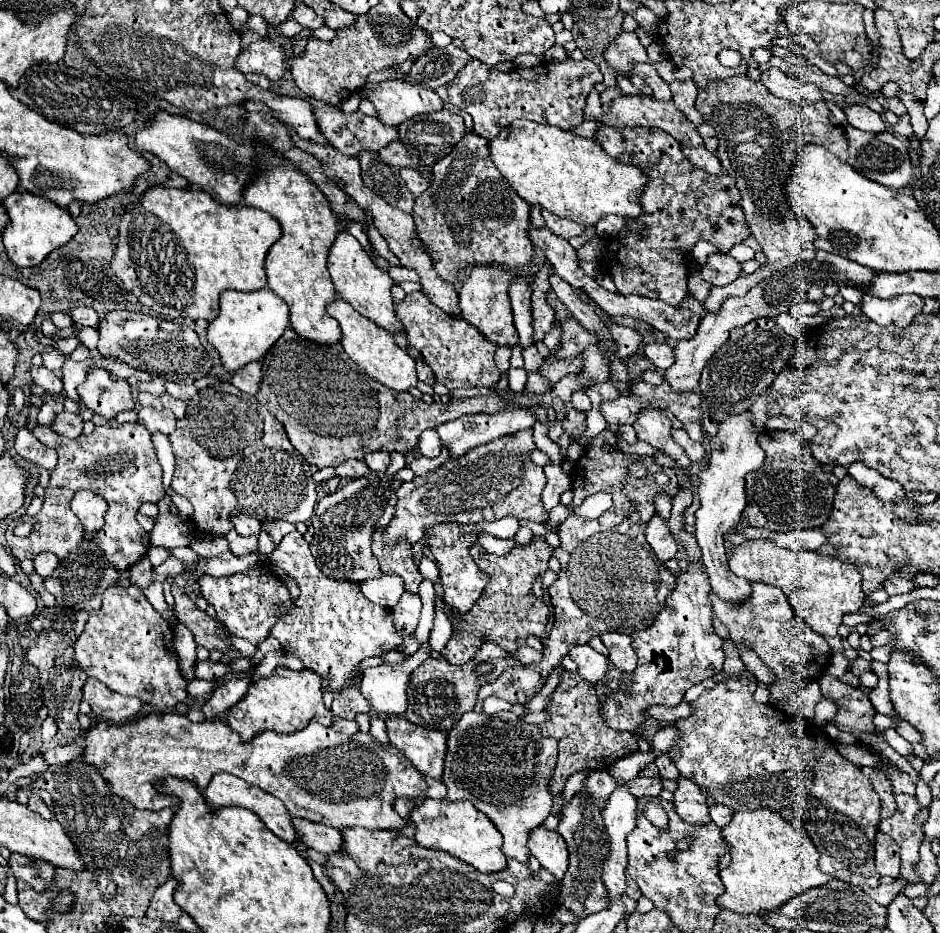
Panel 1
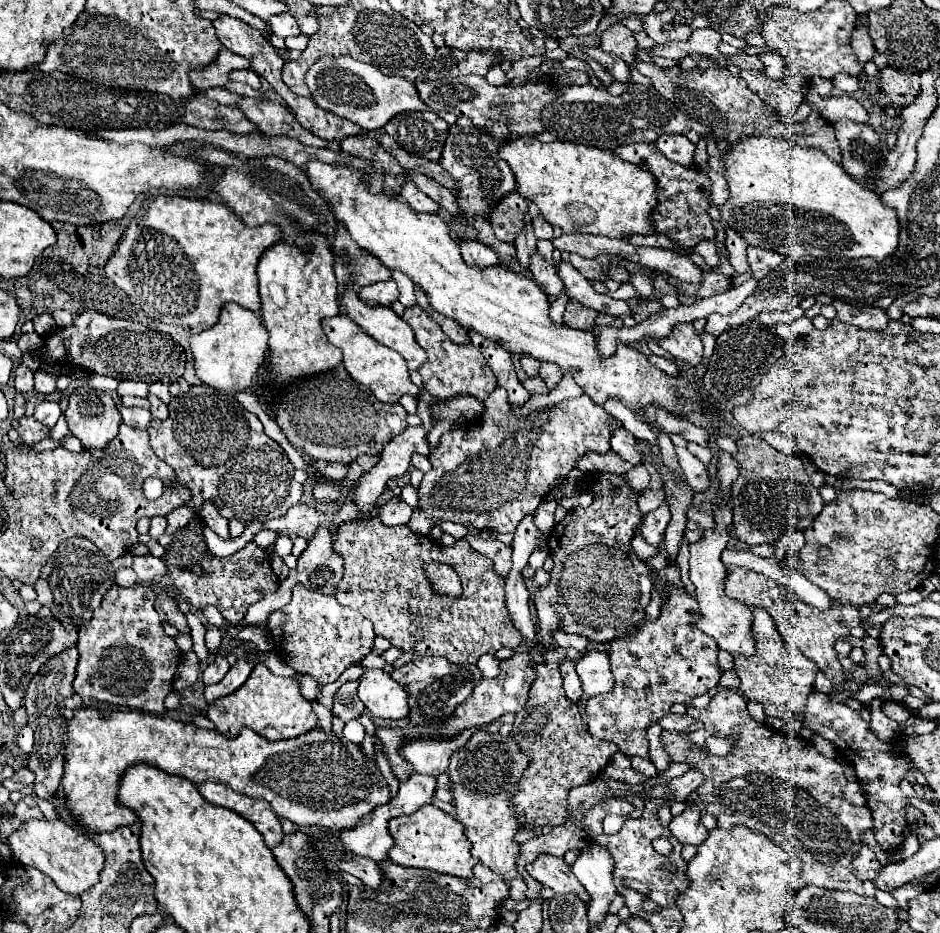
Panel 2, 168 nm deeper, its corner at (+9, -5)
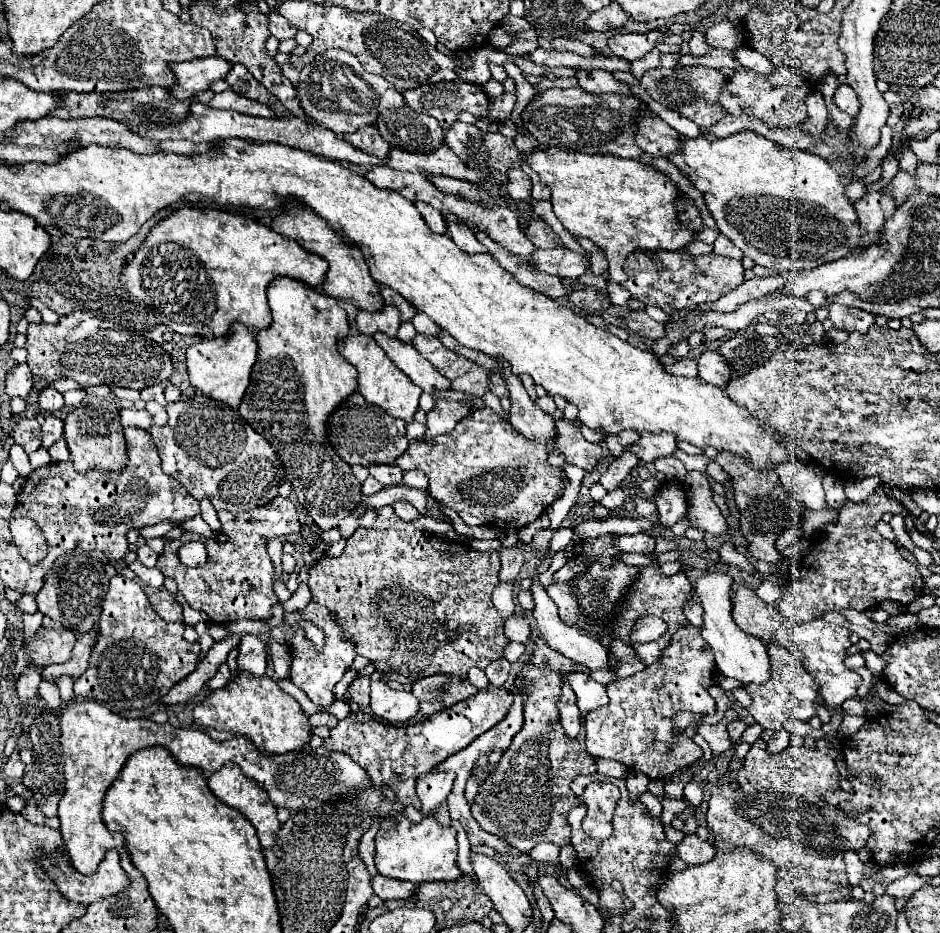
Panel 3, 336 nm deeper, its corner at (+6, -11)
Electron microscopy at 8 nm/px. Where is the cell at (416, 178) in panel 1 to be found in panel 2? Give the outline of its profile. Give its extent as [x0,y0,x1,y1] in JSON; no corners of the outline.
[400,182,438,212]

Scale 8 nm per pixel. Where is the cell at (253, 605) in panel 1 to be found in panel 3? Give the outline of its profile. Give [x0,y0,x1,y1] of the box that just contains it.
[157,496,300,624]

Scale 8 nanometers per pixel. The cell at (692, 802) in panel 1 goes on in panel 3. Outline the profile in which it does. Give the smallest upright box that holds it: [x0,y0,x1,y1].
[677,834,715,866]

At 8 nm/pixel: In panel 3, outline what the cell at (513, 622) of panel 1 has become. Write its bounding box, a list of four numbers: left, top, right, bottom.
[307,506,509,686]

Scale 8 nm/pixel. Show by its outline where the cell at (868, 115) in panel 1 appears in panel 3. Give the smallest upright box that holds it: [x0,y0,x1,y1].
[835,84,859,116]

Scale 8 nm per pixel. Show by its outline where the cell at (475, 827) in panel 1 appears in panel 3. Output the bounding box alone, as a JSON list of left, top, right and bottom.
[375,814,461,882]

